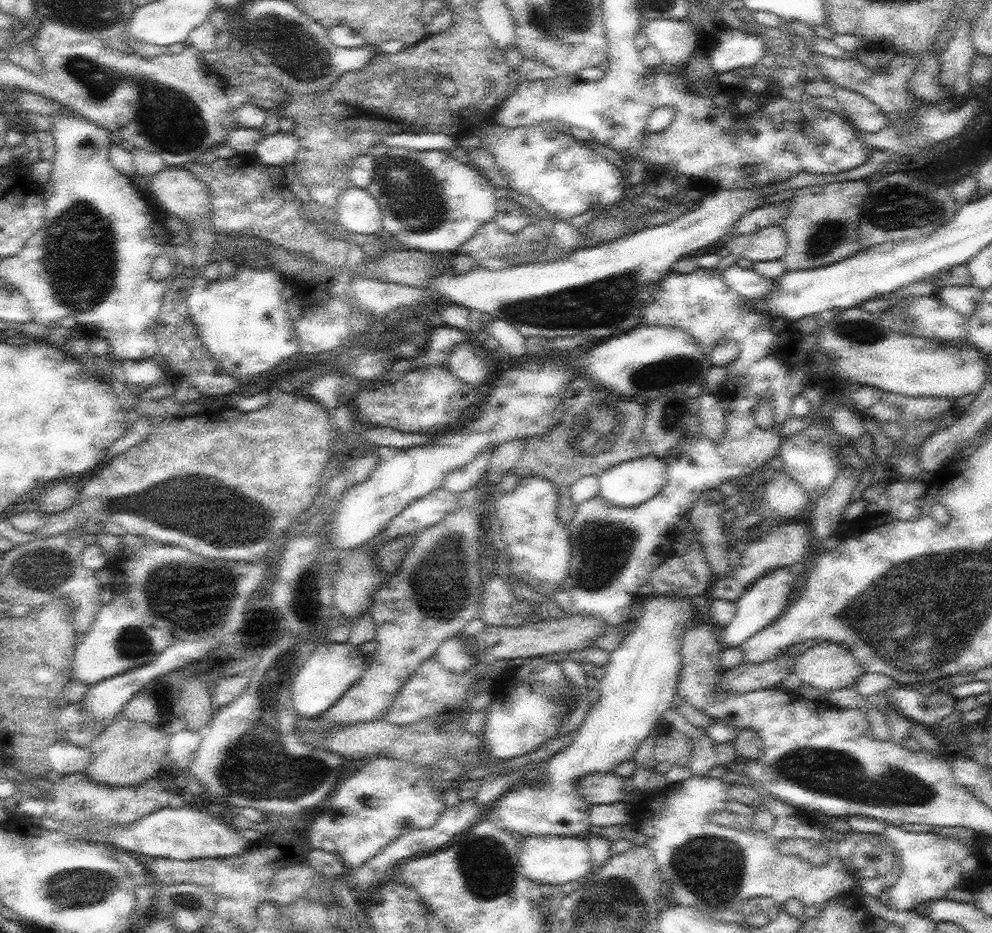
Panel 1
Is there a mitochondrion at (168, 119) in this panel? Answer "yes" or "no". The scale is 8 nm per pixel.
yes

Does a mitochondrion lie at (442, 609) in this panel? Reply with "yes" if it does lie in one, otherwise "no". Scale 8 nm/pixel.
yes

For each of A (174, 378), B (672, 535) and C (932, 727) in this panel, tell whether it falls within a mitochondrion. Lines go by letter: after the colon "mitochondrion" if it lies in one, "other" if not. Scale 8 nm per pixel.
A: other
B: other
C: other

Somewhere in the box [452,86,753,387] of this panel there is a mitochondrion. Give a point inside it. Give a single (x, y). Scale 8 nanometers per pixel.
(555, 310)

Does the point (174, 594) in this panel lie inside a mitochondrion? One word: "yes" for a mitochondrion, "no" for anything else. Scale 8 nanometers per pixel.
yes

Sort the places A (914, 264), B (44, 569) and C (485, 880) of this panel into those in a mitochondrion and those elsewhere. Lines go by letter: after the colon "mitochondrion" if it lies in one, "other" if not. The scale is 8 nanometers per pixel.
A: other
B: mitochondrion
C: mitochondrion

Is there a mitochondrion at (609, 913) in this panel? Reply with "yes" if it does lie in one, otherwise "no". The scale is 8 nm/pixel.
yes

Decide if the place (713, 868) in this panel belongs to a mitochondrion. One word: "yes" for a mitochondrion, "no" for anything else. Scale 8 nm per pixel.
yes

